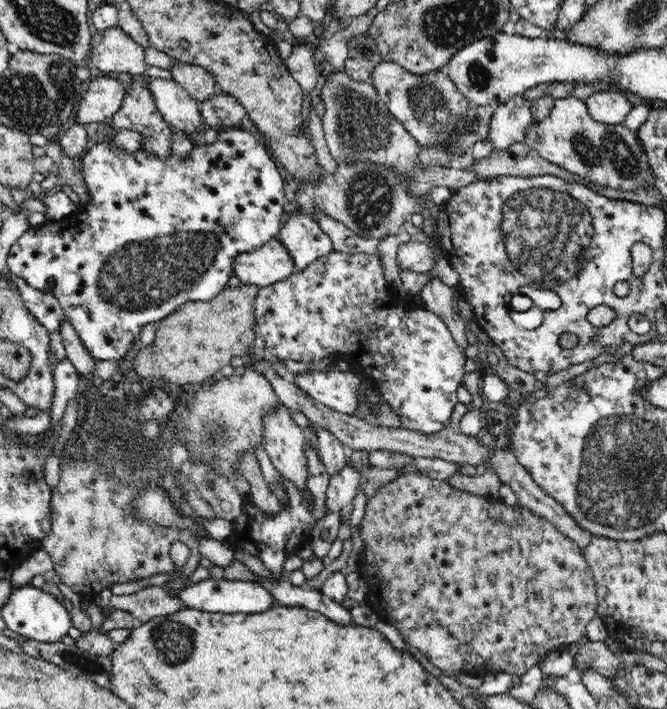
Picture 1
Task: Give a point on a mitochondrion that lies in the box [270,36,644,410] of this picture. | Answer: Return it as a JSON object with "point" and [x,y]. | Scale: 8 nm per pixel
{"point":[548,233]}

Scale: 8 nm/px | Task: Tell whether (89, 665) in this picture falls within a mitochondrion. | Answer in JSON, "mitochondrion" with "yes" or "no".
{"mitochondrion":"yes"}

